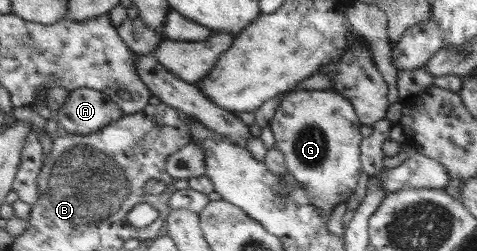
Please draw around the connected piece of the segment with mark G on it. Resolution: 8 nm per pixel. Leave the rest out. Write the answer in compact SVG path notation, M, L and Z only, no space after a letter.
M292 90L284 96L269 124L275 138L274 147L284 153L288 173L292 173L306 188L306 192L310 192L310 198L318 210L326 216L332 216L334 206L345 203L354 194L364 171L360 162L360 140L364 140L360 134L363 125L361 118L350 100L332 90Z

